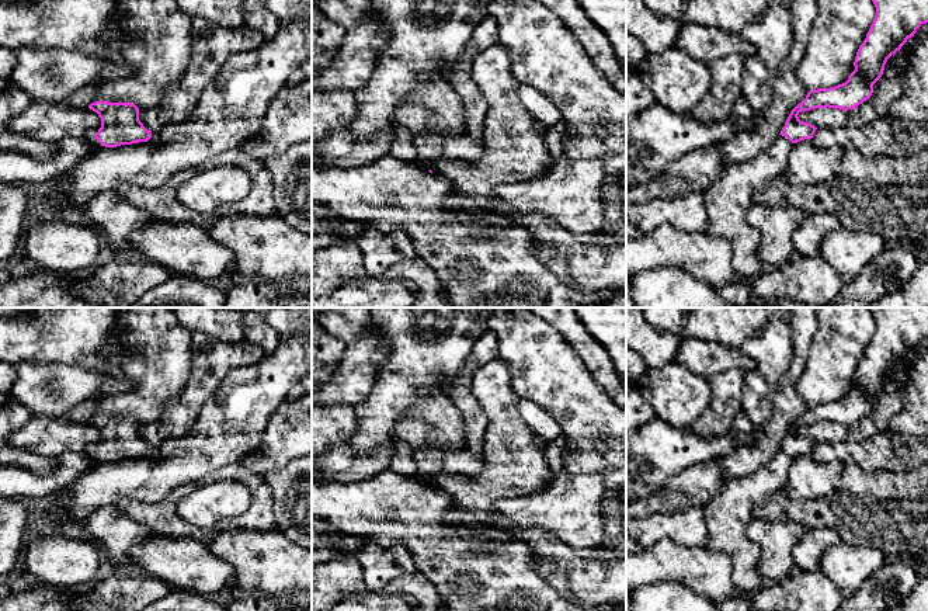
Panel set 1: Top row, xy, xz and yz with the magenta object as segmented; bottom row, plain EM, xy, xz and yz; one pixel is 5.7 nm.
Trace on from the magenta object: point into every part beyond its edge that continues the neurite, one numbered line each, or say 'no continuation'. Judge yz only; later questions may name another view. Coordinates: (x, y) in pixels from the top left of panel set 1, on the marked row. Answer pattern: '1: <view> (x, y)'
1: yz (727, 200)

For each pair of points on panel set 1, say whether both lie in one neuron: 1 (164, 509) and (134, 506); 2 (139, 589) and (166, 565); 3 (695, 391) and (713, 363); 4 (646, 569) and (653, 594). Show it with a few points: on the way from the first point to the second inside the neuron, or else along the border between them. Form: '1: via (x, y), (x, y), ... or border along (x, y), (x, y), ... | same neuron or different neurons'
1: via (157, 510), (141, 510) | same neuron
2: border along (136, 566), (174, 587) | different neurons
3: border along (675, 361), (706, 378) | different neurons
4: border along (684, 583), (656, 582), (640, 587) | different neurons

